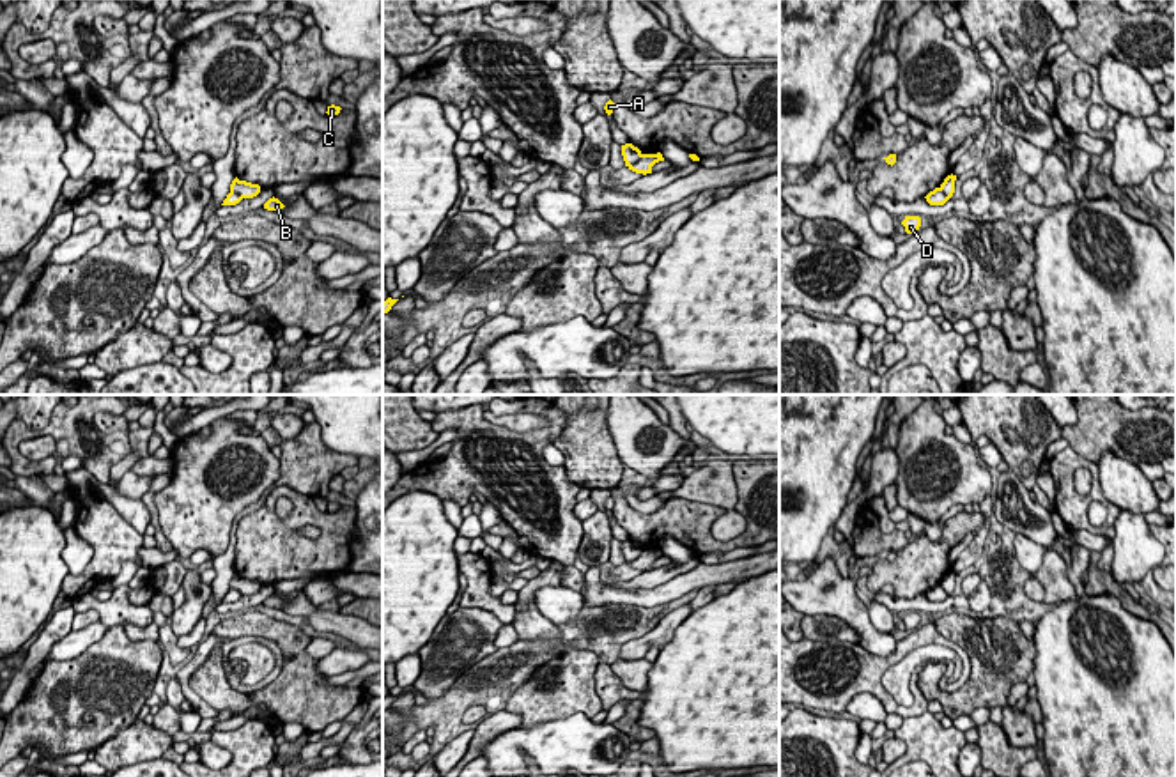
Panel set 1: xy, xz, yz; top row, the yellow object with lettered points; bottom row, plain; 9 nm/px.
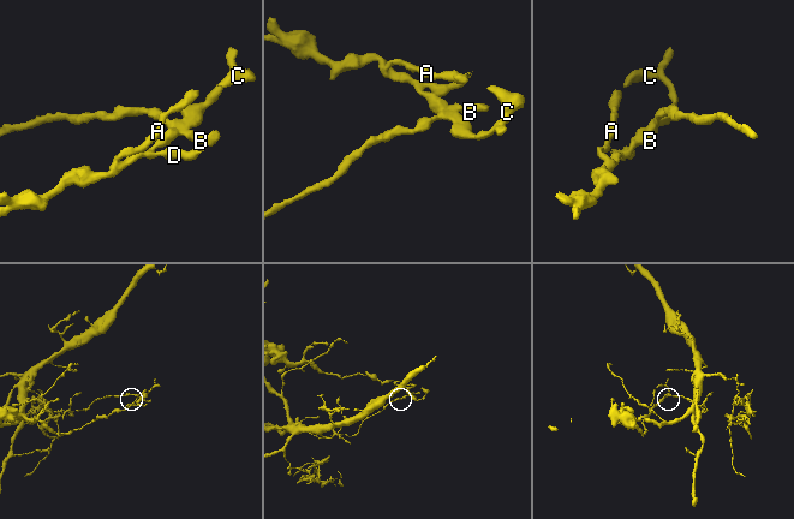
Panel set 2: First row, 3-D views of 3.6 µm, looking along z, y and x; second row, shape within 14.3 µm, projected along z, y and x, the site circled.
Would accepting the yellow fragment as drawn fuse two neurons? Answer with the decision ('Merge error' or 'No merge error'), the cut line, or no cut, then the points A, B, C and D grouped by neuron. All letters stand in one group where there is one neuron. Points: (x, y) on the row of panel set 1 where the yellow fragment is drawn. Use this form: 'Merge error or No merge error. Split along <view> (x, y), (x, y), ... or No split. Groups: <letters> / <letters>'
Merge error. Split along xz (642, 154), (629, 167). Groups: A D / B C

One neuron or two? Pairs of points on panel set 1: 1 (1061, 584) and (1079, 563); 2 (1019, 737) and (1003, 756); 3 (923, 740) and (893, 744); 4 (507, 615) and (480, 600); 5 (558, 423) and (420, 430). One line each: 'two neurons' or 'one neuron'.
1: two neurons
2: two neurons
3: two neurons
4: one neuron
5: two neurons

